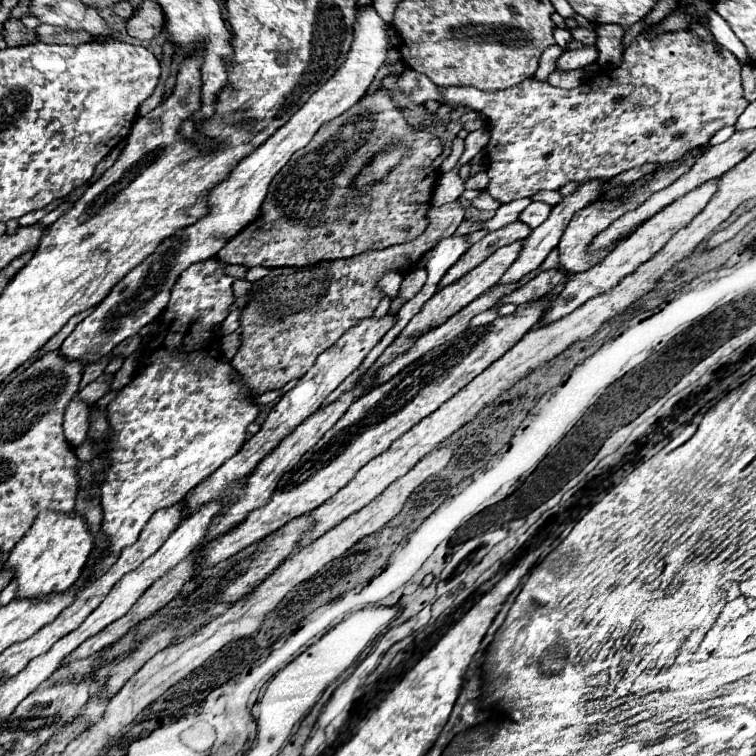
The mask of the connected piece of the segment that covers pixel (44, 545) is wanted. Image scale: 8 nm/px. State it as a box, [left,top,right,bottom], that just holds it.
[4,511,92,599]

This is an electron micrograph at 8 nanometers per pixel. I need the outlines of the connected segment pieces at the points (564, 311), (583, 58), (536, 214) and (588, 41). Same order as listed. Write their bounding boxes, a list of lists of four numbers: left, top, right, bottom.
[[538,177,720,327],[556,47,598,71],[520,201,552,229],[570,27,596,45]]

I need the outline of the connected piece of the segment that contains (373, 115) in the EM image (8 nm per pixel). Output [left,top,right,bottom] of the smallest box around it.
[218,103,442,267]

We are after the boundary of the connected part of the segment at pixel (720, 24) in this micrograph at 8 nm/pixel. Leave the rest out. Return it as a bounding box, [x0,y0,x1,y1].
[708,11,748,63]

